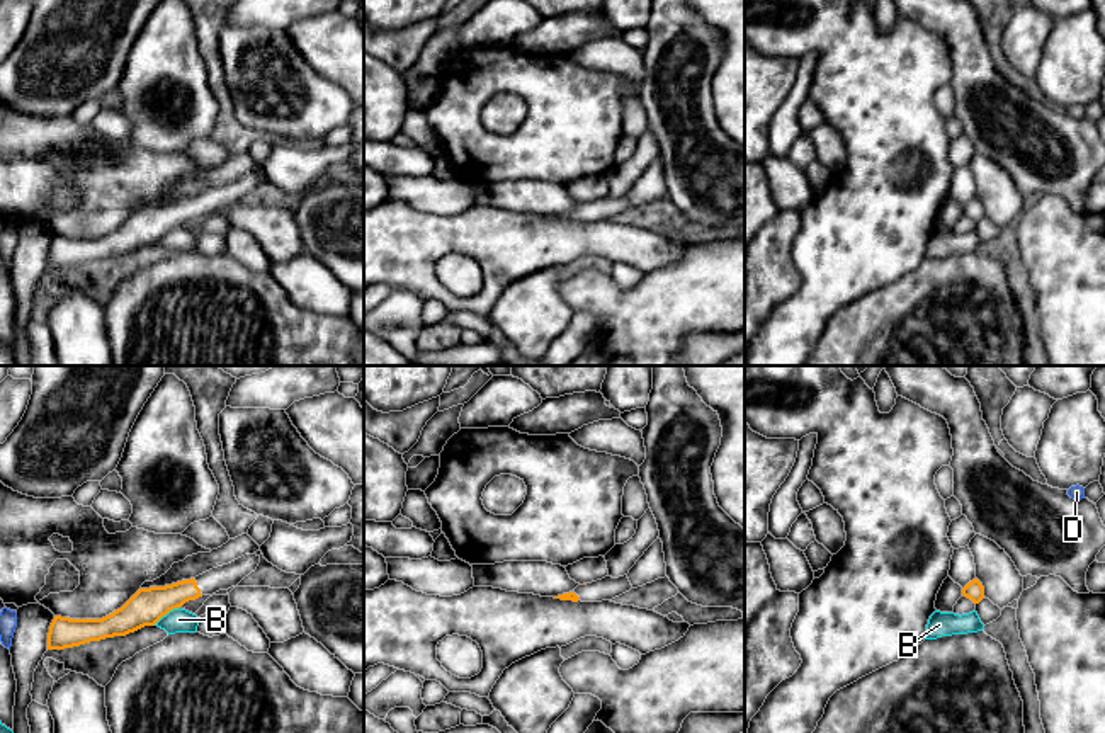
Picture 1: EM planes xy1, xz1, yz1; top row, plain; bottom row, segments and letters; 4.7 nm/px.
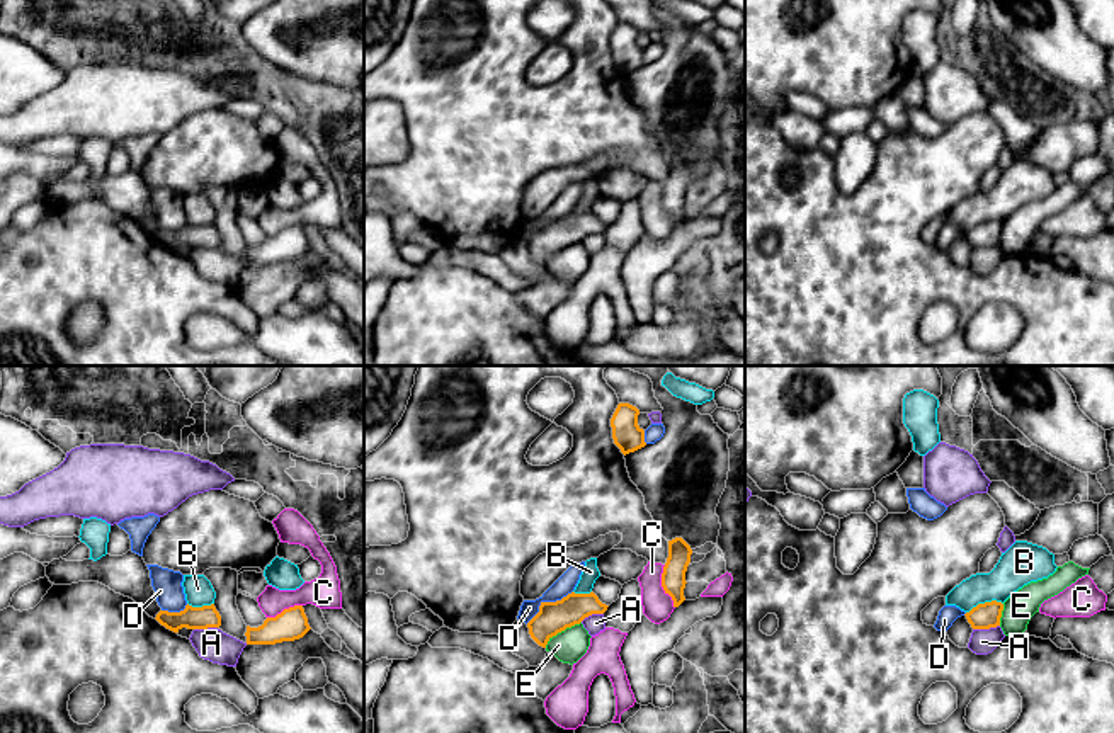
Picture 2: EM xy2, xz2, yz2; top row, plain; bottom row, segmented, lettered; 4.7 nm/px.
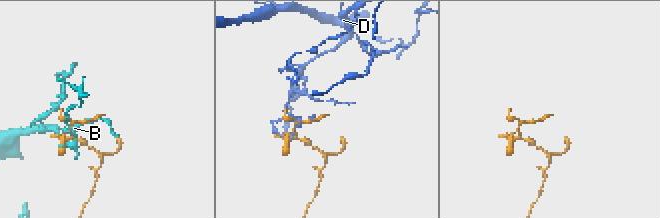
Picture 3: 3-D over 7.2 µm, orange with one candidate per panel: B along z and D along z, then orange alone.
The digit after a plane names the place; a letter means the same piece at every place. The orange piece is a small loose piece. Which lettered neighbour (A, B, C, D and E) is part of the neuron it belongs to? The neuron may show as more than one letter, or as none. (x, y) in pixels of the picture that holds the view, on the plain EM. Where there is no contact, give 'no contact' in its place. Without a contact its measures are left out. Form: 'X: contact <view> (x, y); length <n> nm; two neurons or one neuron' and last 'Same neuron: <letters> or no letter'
A: contact yz2 (985, 247); length 130 nm; two neurons
B: contact yz2 (985, 221); length 180 nm; two neurons
C: contact xz2 (662, 204); length 220 nm; two neurons
D: contact xz2 (546, 221); length 280 nm; two neurons
E: contact xz2 (562, 249); length 220 nm; two neurons
Same neuron: no letter

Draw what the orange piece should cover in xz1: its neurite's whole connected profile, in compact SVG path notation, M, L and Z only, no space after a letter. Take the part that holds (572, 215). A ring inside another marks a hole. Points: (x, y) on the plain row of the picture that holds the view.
M627 194L612 197L605 196L602 199L578 204L573 211L558 214L554 218L561 219L573 219L573 221L602 221L602 219L612 219L632 207Z

